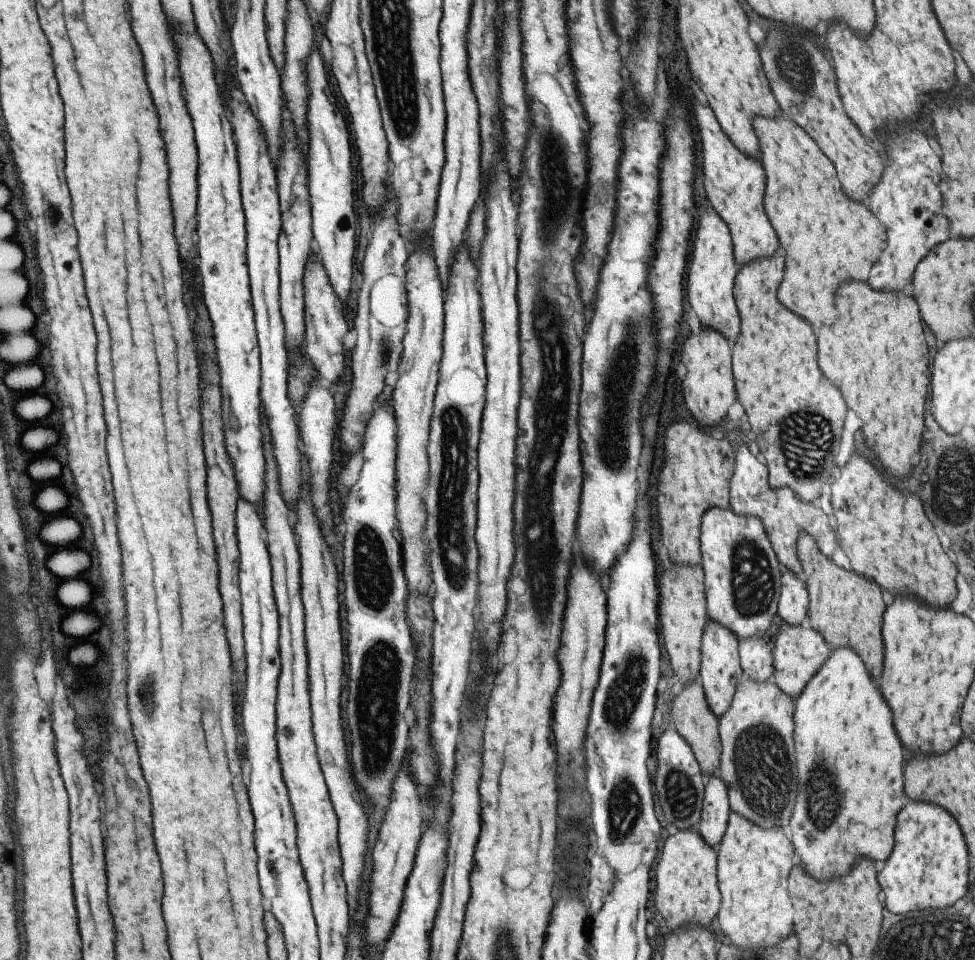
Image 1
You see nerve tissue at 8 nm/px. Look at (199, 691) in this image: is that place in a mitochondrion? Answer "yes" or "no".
no

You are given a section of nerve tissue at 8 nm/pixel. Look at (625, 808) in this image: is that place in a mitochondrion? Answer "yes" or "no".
yes

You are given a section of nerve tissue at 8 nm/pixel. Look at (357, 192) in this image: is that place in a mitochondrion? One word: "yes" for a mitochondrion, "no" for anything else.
no

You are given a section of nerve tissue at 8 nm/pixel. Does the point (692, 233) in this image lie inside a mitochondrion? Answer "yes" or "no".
no

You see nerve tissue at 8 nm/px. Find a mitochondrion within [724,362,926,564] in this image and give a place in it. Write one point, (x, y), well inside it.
(804, 448)

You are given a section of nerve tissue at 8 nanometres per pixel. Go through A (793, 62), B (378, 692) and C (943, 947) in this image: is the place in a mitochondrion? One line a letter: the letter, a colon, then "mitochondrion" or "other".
A: mitochondrion
B: mitochondrion
C: mitochondrion

